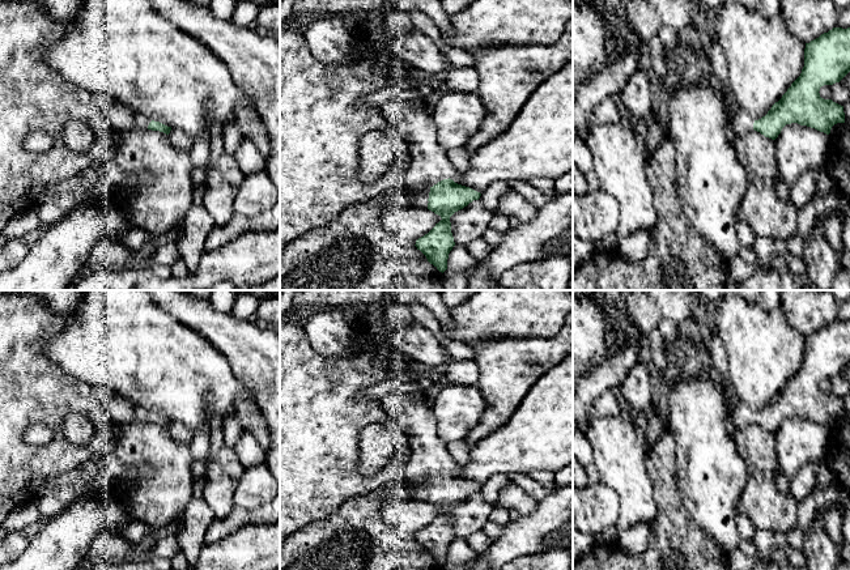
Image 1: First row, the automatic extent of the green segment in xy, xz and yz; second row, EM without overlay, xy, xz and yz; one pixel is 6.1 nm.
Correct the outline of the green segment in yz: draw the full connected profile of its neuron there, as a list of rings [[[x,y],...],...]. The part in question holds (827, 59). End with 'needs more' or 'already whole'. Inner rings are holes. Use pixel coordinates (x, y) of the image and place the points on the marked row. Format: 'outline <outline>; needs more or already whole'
outline [[[833,27],[819,38],[806,43],[804,67],[800,76],[791,84],[782,98],[775,102],[765,116],[753,120],[736,105],[731,118],[730,128],[734,135],[747,131],[757,131],[765,137],[775,140],[786,124],[798,123],[815,128],[826,135],[837,123],[845,123],[843,106],[820,97],[820,88],[840,82],[850,72],[850,27]]]; needs more

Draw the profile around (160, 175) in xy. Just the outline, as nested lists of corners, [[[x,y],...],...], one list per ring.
[[[131,128],[116,135],[116,152],[94,171],[89,167],[77,175],[50,184],[41,192],[34,207],[41,225],[50,227],[81,203],[90,201],[93,197],[107,197],[120,187],[132,188],[127,203],[132,210],[133,227],[160,235],[170,231],[178,220],[186,216],[192,207],[195,191],[190,150],[177,149],[169,135],[160,131]]]

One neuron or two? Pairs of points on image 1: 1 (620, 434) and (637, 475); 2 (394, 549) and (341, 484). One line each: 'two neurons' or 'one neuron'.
1: one neuron
2: two neurons

